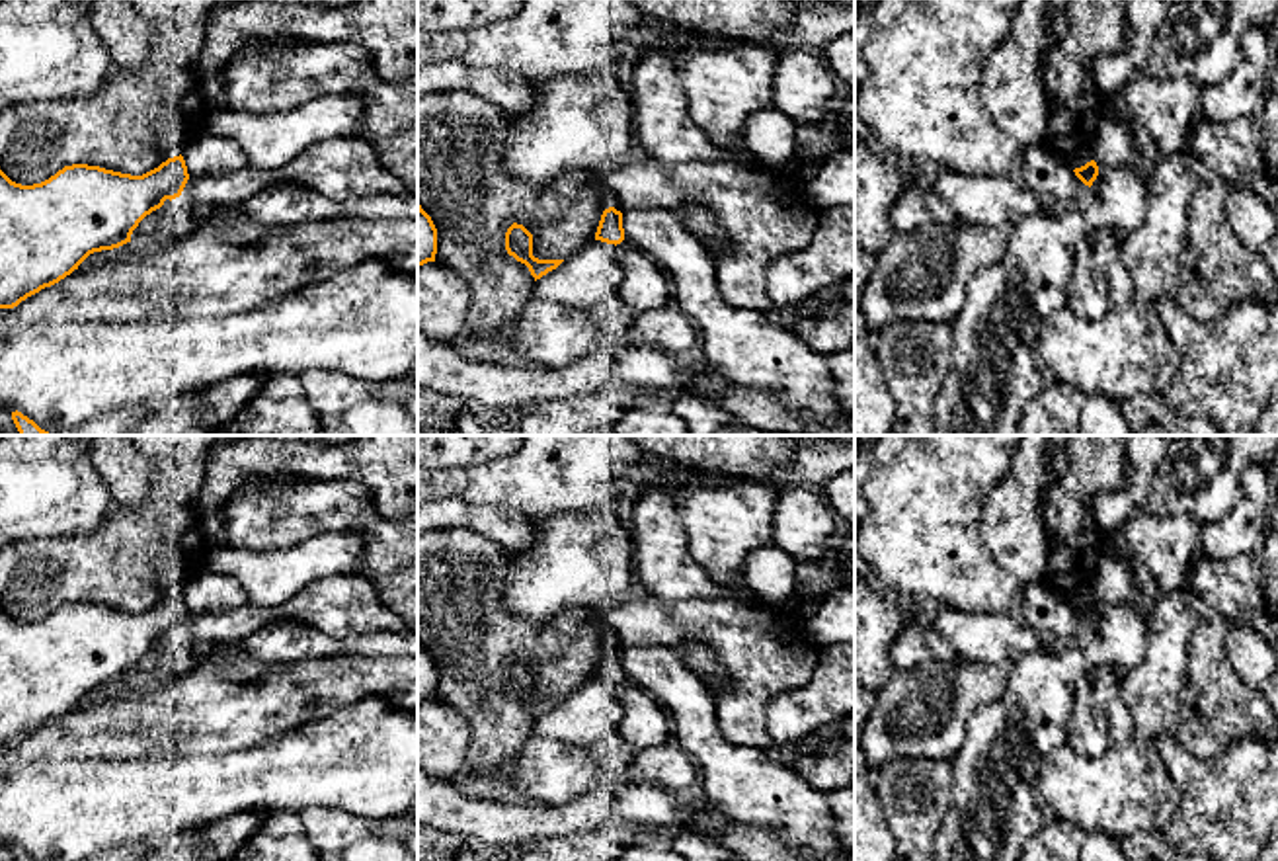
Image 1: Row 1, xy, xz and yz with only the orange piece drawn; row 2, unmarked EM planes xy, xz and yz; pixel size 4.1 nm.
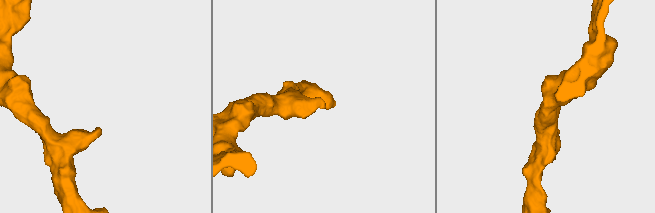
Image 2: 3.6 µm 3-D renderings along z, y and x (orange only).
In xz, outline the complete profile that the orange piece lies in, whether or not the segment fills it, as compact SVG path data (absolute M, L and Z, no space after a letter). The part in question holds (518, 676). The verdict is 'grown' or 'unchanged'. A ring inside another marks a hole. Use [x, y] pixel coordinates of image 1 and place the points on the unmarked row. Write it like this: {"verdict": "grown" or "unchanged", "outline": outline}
{"verdict": "unchanged", "outline": "M513 660L505 670L505 687L517 699L525 701L531 713L540 717L548 709L556 707L564 697L539 697L533 693L533 672L523 664Z"}

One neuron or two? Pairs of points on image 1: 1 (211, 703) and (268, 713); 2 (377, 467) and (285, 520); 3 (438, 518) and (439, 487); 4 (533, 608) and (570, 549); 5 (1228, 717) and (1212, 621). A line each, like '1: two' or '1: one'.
1: one
2: two
3: two
4: one
5: one

